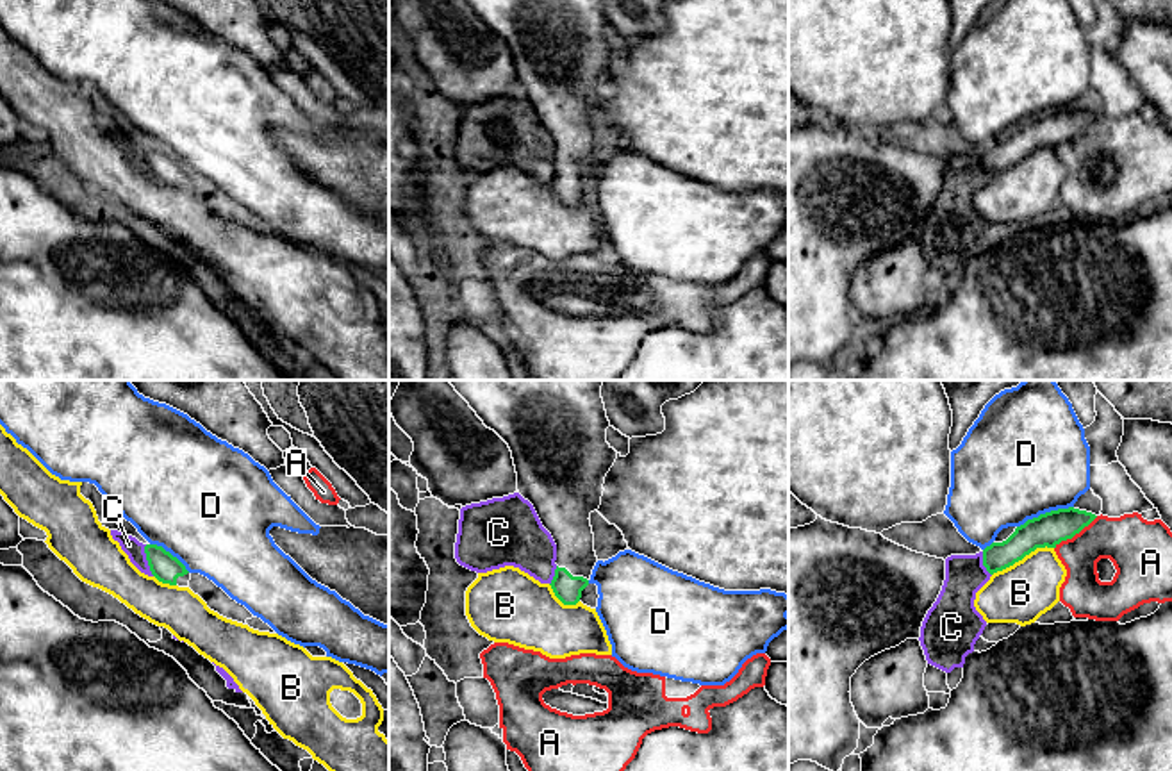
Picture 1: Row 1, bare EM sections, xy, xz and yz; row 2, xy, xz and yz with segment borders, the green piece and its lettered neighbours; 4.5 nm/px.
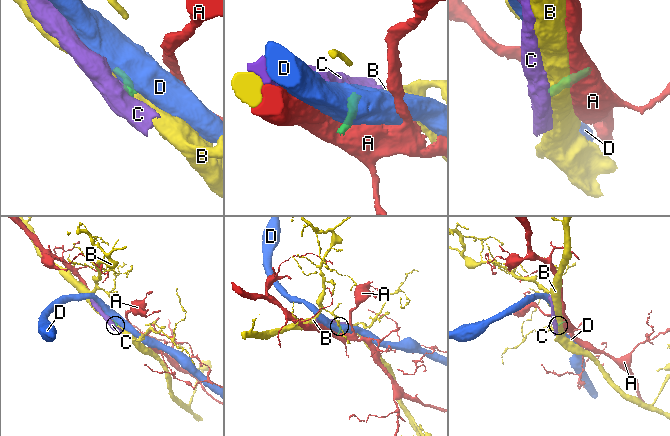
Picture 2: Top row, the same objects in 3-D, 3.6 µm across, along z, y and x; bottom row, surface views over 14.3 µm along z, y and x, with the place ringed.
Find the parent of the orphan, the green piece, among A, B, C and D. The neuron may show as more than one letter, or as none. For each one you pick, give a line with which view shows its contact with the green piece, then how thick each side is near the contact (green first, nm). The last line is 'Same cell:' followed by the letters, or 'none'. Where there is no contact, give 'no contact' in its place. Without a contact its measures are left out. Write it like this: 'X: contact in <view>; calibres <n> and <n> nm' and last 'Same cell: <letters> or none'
Same cell: none

